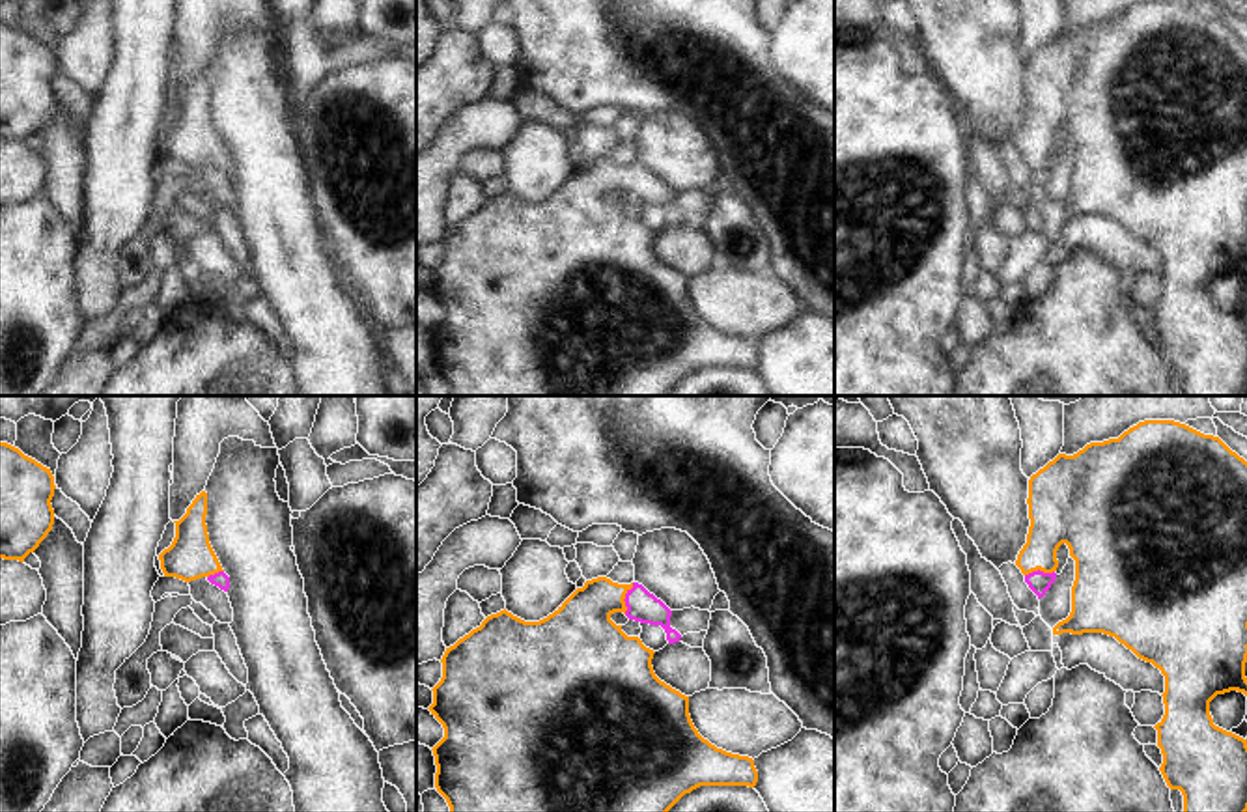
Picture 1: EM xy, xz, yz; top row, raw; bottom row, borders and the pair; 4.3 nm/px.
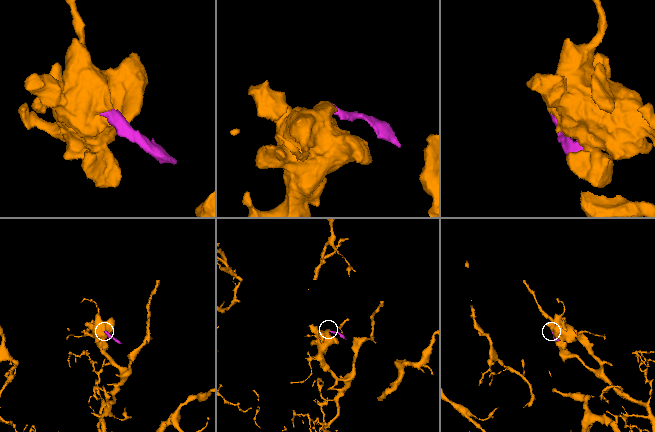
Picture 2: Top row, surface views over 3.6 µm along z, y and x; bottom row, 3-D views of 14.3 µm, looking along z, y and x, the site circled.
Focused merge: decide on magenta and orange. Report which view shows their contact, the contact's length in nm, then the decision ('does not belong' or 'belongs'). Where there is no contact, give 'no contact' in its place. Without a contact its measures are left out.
xz | 140 nm | belongs

